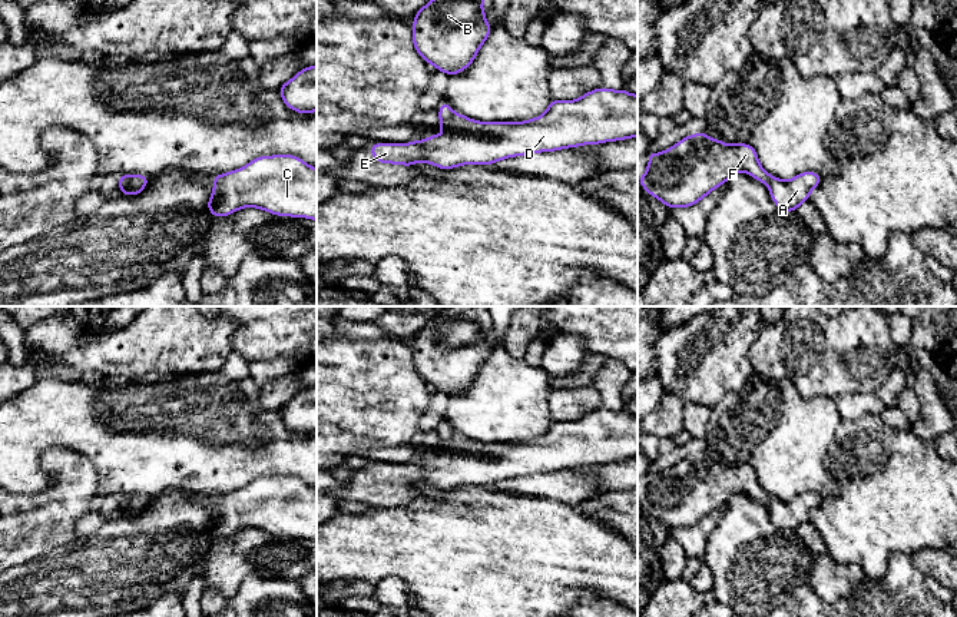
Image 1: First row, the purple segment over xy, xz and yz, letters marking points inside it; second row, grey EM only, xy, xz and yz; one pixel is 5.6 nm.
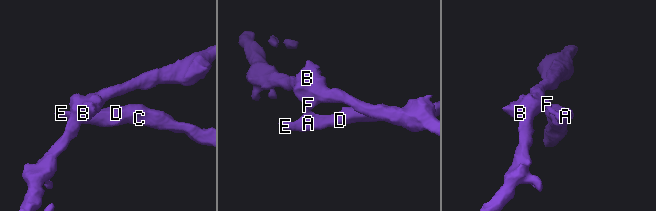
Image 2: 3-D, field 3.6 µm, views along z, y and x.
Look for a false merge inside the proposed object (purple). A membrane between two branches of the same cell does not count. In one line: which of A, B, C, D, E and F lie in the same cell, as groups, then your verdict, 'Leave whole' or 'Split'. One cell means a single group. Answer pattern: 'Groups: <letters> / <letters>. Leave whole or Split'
Groups: A C D E / B F. Split

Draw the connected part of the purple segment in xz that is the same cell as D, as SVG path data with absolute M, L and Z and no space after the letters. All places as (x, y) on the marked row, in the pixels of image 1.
M600 87L586 92L576 100L550 100L542 116L524 122L486 123L454 113L451 117L440 120L437 127L447 133L411 143L374 143L368 149L378 163L413 166L423 162L450 170L461 165L491 166L494 162L514 156L625 140L638 137L638 94L623 89Z

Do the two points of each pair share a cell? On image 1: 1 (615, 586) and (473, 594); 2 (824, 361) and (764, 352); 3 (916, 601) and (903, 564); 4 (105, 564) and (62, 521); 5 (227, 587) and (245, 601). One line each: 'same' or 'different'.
1: same
2: same
3: same
4: different
5: different

